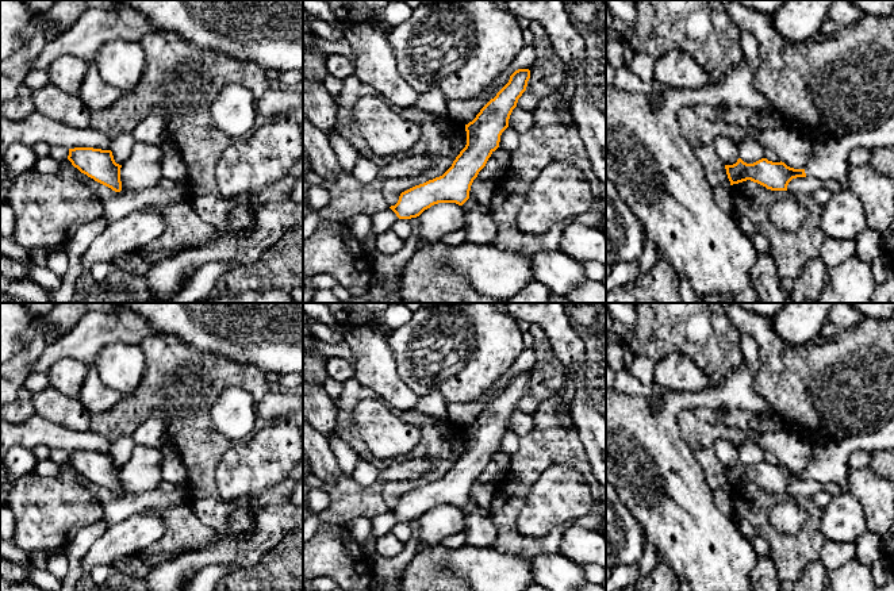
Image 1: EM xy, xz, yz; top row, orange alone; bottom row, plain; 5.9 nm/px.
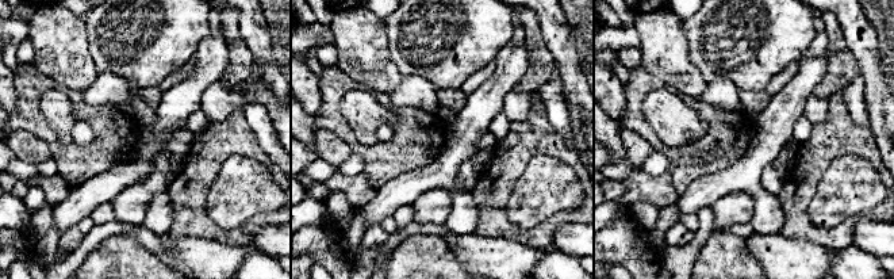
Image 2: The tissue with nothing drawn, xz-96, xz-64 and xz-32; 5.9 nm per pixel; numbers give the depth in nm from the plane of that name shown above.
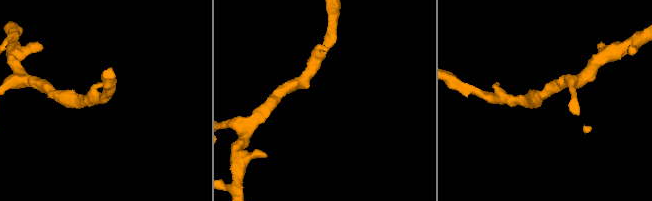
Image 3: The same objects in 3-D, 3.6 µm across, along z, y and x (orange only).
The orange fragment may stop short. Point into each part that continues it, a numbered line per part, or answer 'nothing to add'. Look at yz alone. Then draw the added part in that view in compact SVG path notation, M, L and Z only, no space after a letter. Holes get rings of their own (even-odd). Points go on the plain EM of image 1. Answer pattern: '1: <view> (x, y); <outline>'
1: yz (829, 465); M894 418L875 433L849 435L843 441L816 441L813 458L803 471L806 480L822 484L837 484L848 491L848 457L856 449L894 449Z

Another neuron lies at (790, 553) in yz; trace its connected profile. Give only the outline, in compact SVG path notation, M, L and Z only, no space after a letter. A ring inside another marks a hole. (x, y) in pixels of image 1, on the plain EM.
M751 483L733 487L733 509L737 526L748 537L764 538L780 582L795 582L805 567L820 560L825 537L820 533L821 509L811 498L771 494ZM795 502L807 513L794 536L778 531L768 521L768 510L776 504Z

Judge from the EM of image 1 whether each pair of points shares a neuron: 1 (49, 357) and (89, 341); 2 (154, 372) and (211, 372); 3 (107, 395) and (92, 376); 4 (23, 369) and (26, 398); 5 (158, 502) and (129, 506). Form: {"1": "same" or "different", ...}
{"1": "same", "2": "same", "3": "same", "4": "different", "5": "same"}

